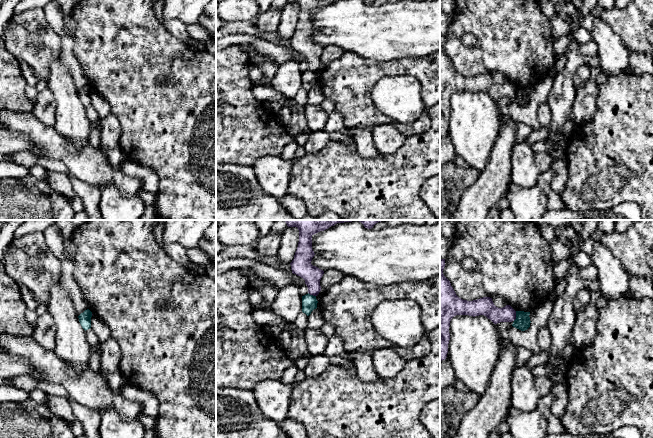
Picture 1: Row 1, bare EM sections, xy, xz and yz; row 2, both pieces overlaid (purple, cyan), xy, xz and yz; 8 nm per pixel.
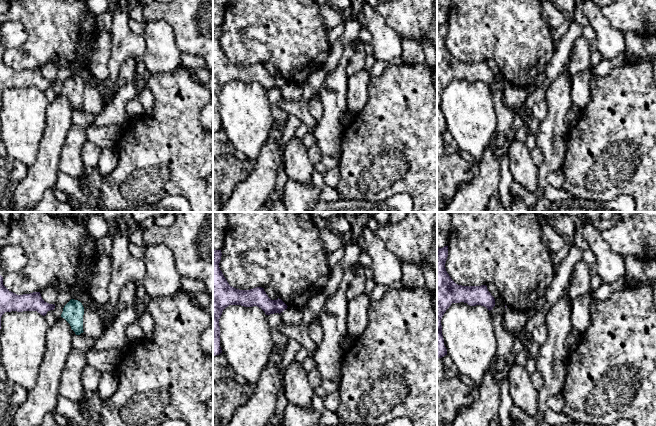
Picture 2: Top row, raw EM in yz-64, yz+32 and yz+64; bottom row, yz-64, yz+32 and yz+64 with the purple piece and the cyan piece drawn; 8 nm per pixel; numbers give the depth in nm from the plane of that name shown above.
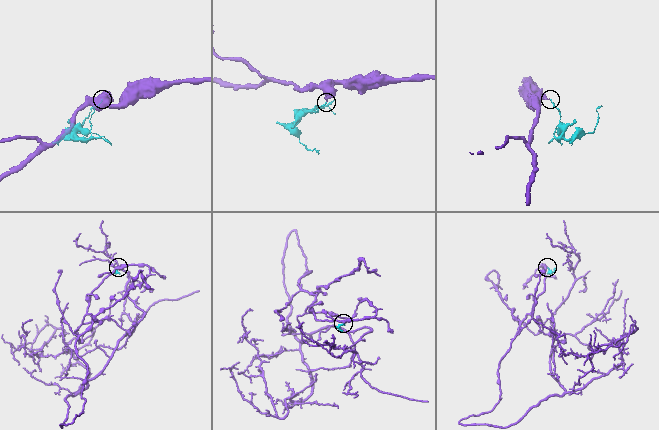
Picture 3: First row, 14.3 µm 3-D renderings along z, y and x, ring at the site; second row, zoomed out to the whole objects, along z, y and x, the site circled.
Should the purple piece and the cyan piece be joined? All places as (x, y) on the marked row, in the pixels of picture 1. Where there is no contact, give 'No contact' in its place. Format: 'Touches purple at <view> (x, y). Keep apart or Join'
Touches purple at yz (515, 316). Keep apart

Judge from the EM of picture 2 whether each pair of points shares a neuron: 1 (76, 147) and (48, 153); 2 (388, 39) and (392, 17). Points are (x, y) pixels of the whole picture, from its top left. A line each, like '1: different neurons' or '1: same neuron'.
1: different neurons
2: different neurons

